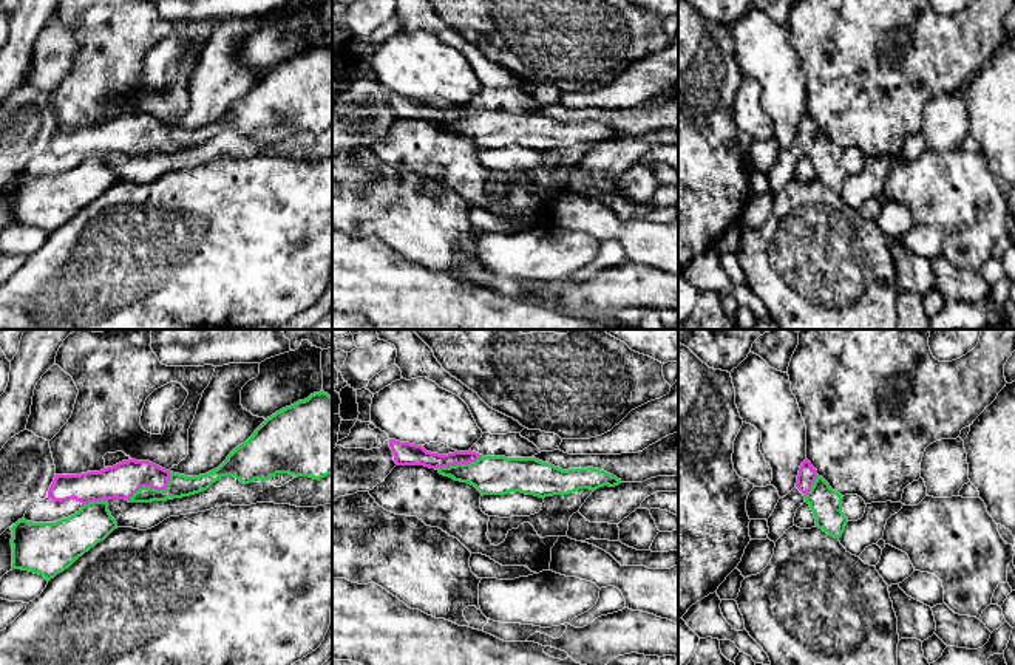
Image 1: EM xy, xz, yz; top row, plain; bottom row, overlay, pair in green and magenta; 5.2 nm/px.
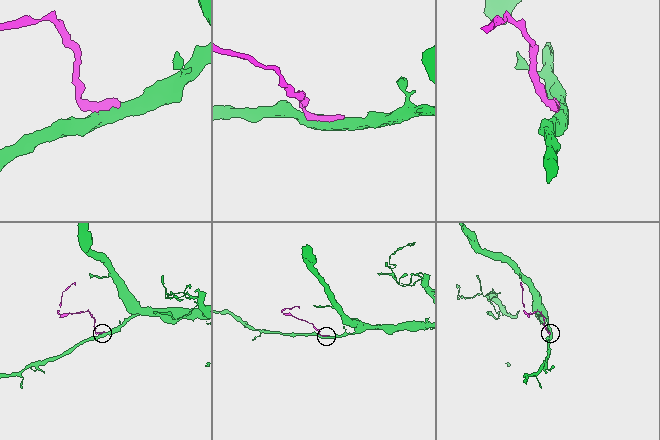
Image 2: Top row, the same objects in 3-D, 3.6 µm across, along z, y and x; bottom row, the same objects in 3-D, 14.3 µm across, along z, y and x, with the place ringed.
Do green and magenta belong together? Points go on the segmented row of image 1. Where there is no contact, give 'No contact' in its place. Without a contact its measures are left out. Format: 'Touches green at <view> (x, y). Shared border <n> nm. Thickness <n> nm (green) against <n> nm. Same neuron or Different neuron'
Touches green at xy (153, 489). Shared border 280 nm. Thickness 120 nm (green) against 180 nm. Same neuron

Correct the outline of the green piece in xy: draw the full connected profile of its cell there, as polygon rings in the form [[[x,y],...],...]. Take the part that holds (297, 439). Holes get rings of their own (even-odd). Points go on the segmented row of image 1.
[[[324,391],[314,393],[307,399],[277,411],[244,444],[238,445],[218,469],[205,475],[185,476],[150,461],[136,459],[122,461],[100,472],[56,475],[48,490],[48,498],[54,501],[76,500],[82,507],[74,515],[56,523],[19,520],[11,527],[12,569],[43,575],[48,581],[68,569],[79,557],[117,529],[117,523],[108,510],[110,500],[117,498],[128,503],[167,501],[168,498],[182,498],[204,492],[221,476],[235,476],[241,483],[249,484],[255,479],[269,481],[277,473],[314,479],[321,479],[332,473],[332,396]]]

